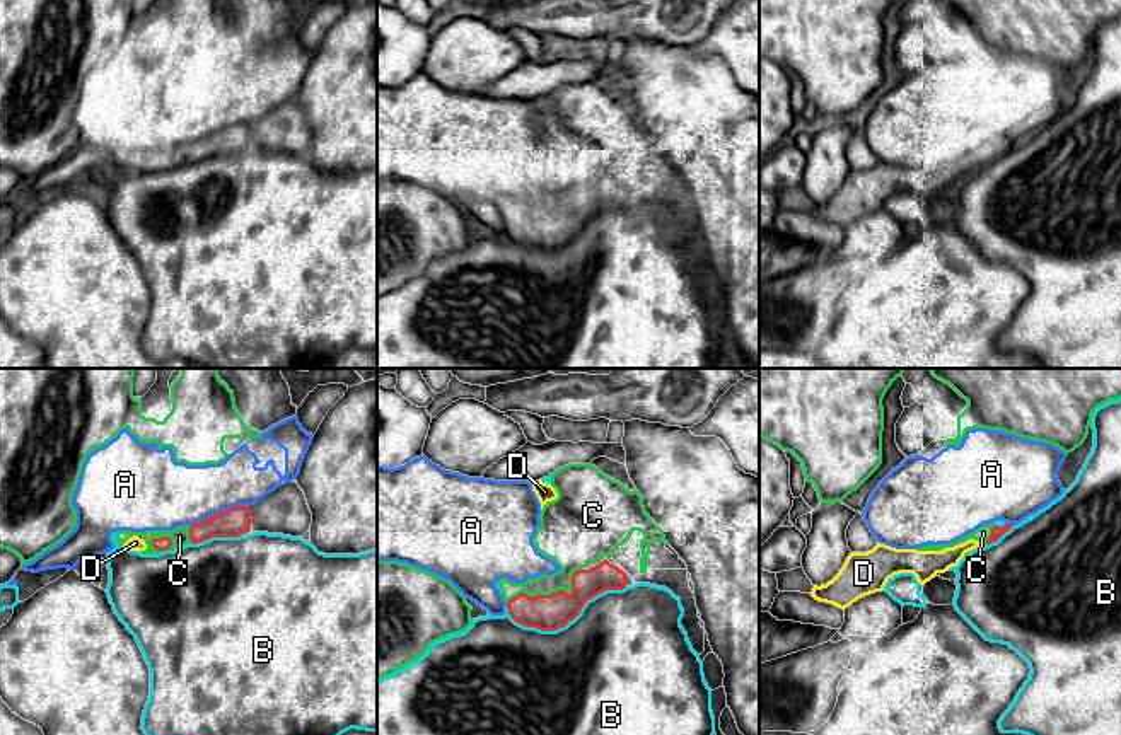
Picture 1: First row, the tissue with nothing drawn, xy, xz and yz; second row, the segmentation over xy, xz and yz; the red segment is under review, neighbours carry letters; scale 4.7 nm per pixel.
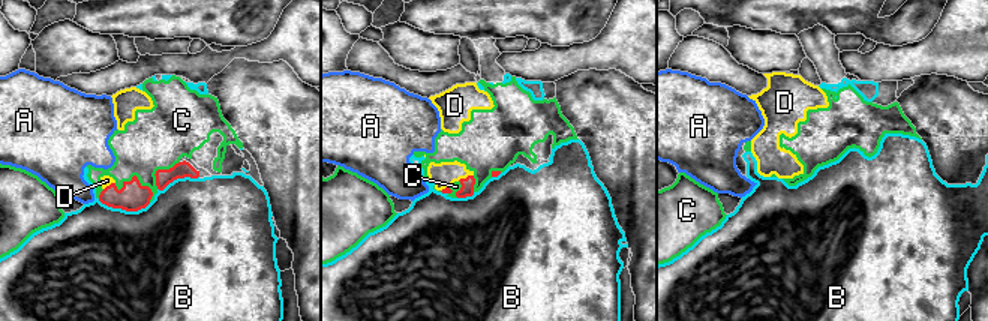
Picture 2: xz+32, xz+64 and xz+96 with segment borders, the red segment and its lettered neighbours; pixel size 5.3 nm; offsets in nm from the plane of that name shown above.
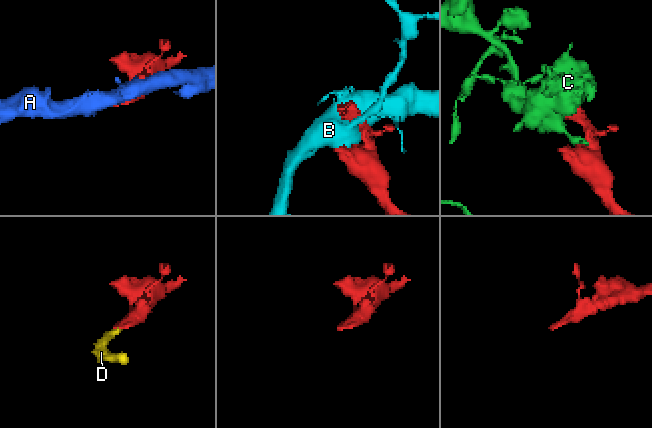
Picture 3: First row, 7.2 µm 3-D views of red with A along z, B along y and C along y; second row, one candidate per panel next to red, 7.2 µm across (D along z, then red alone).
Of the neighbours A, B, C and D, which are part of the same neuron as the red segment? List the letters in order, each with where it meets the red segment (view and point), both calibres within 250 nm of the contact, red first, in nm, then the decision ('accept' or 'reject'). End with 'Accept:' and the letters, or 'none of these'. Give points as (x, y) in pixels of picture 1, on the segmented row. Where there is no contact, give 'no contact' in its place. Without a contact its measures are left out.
A: xy (217, 514) | 140/320 nm | reject
B: xz (565, 625) | 180/500 nm | reject
C: xz (553, 592) | 180/240 nm | reject
D: no contact | accept
Accept: D

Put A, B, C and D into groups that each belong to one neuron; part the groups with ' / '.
A / B / C / D

